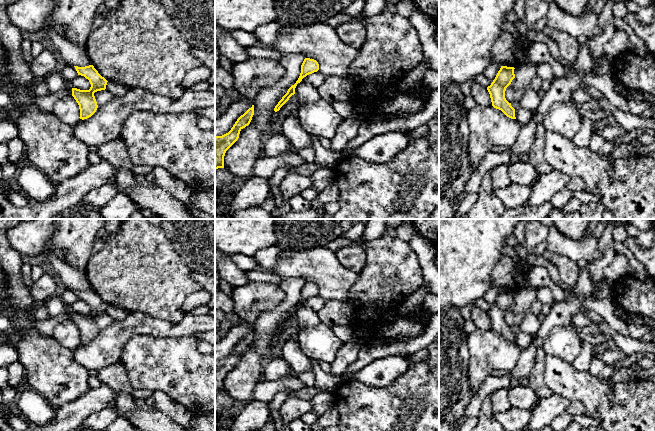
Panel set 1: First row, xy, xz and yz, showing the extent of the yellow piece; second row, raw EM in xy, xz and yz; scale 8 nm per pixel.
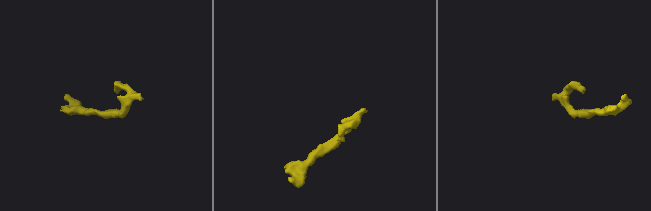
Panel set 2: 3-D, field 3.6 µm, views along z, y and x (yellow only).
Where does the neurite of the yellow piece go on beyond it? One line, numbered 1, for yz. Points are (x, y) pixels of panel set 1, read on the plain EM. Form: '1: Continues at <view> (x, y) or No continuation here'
1: No continuation here

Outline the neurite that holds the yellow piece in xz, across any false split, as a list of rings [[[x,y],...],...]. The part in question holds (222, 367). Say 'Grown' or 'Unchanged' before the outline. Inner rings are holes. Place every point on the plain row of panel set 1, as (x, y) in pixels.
Unchanged. [[[254,329],[237,343],[228,357],[222,360],[215,360],[215,394],[224,392],[226,375],[238,364],[240,355],[250,348],[253,339]]]

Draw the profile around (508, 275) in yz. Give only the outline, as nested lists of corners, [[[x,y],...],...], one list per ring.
[[[504,253],[491,276],[491,287],[516,292],[525,283],[527,274],[522,271],[521,258],[513,258]]]

